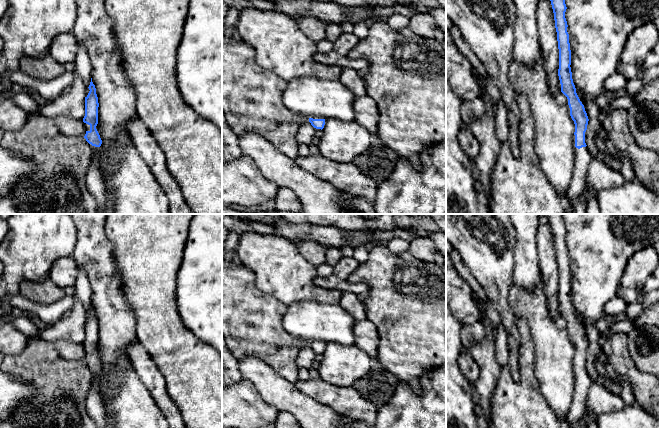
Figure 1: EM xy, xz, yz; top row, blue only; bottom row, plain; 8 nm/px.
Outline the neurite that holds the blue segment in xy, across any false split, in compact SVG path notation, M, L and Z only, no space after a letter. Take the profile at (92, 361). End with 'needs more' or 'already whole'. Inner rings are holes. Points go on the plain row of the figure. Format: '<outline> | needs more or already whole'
M92 302L88 312L90 315L85 321L85 340L83 342L83 346L90 350L90 354L86 355L84 362L92 370L100 371L102 368L102 364L96 353L96 350L98 348L99 327L96 318L96 312L92 306Z | already whole

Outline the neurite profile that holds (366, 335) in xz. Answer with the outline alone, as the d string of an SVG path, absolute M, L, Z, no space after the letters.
M365 319L355 322L353 327L355 345L369 355L372 360L375 359L379 343L379 334L376 326Z

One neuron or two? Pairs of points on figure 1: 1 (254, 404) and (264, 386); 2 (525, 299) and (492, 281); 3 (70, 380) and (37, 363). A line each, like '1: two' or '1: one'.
1: two
2: two
3: one

